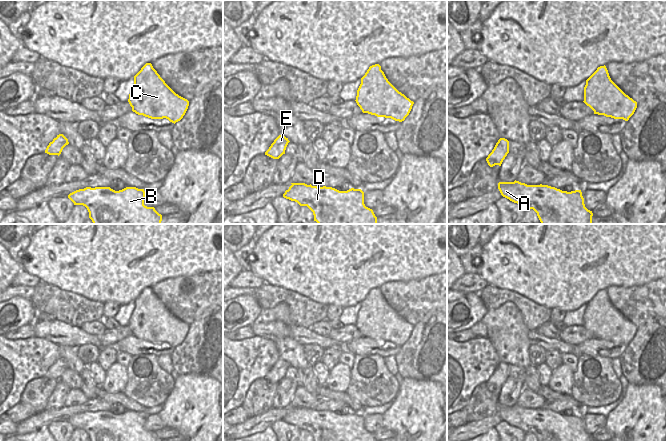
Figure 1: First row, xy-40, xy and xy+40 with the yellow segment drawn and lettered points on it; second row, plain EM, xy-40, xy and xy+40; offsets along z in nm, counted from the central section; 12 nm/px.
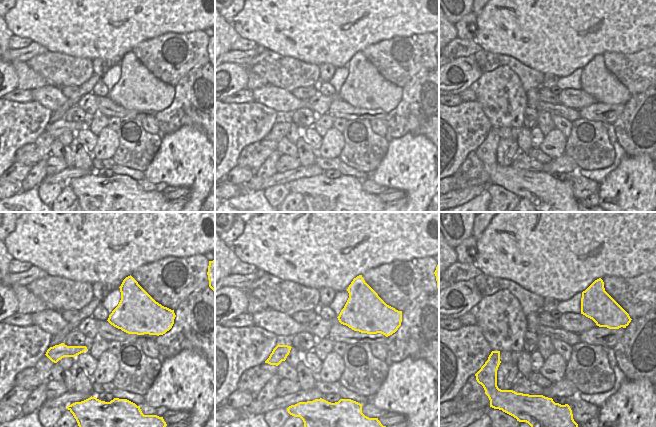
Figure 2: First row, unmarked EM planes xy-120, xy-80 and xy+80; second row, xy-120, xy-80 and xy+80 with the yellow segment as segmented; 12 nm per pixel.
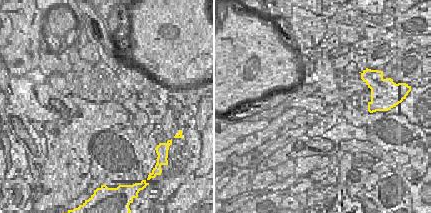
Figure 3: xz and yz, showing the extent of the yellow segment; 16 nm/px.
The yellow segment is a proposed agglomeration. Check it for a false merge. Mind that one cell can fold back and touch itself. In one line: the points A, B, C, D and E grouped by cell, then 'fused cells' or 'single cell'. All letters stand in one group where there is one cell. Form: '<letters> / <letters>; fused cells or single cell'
A B C D E; single cell

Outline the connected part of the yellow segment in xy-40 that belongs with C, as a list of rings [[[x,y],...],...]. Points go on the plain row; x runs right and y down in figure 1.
[[[146,287],[134,300],[128,326],[138,339],[166,342],[174,348],[183,342],[189,330],[189,325],[165,307],[151,287]]]

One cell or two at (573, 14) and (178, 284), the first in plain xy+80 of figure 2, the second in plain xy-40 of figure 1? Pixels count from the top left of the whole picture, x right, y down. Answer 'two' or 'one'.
two

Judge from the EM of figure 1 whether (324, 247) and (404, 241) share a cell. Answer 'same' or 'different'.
same

